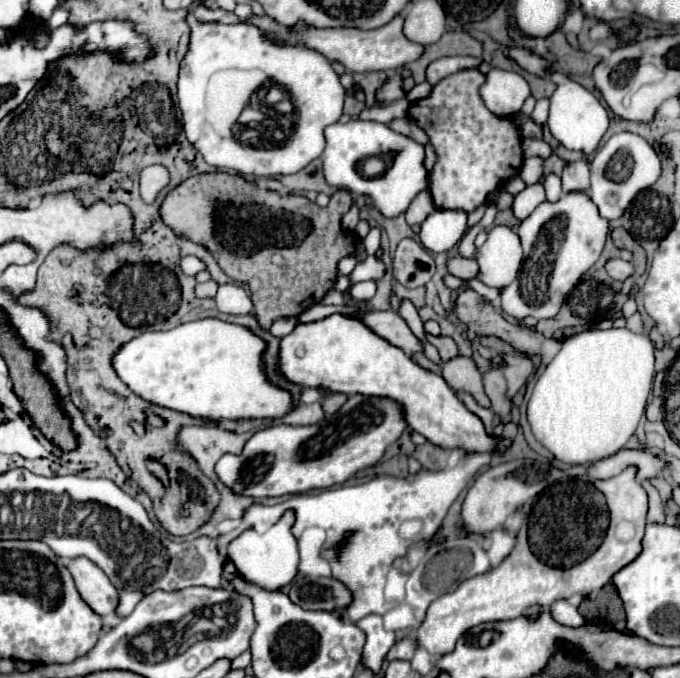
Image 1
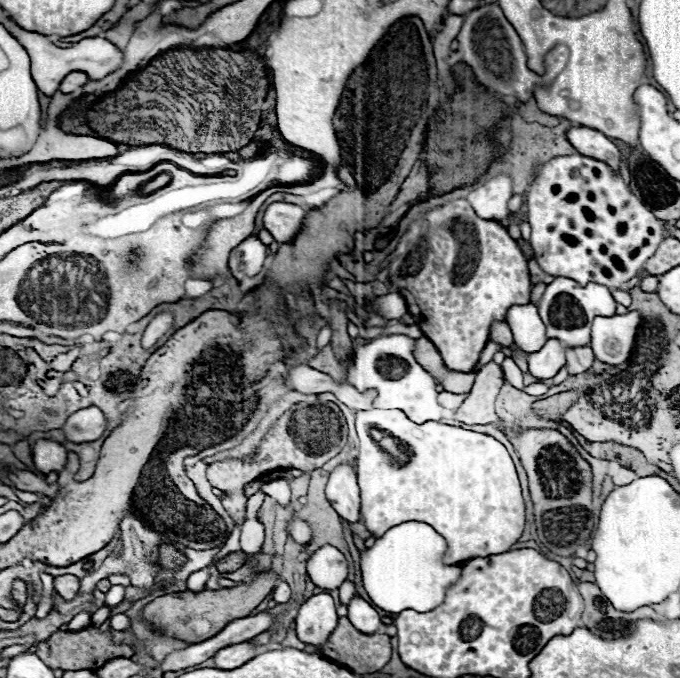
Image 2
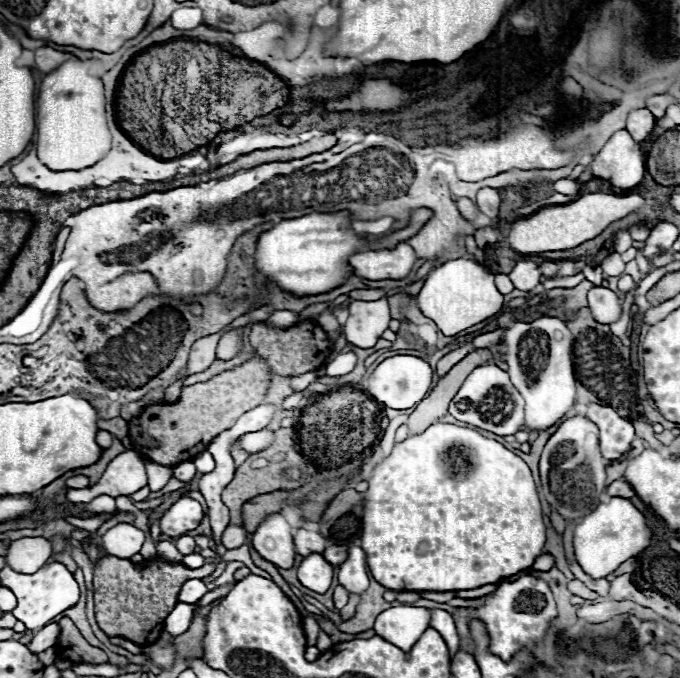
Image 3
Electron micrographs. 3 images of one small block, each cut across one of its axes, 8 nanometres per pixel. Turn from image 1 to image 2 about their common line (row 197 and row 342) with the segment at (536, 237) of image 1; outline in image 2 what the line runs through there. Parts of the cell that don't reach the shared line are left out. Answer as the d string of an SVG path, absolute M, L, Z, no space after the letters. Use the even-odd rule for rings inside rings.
M558 276L548 286L538 304L538 312L546 324L548 338L558 338L564 346L582 346L590 342L590 324L594 316L614 316L616 300L612 298L610 290L602 284L586 284L580 286L578 282Z

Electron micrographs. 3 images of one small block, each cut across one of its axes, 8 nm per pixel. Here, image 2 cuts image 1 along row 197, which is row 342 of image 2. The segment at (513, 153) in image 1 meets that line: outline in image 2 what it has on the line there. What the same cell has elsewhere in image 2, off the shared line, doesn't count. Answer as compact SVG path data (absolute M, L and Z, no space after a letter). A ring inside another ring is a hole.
M454 200L420 214L408 226L396 250L384 260L382 268L386 270L390 284L404 296L408 312L414 316L424 336L438 348L444 364L454 372L472 372L486 342L490 340L492 324L506 322L510 306L528 304L534 286L530 282L528 260L524 258L518 242L510 238L508 230L500 222L476 216L468 200Z

